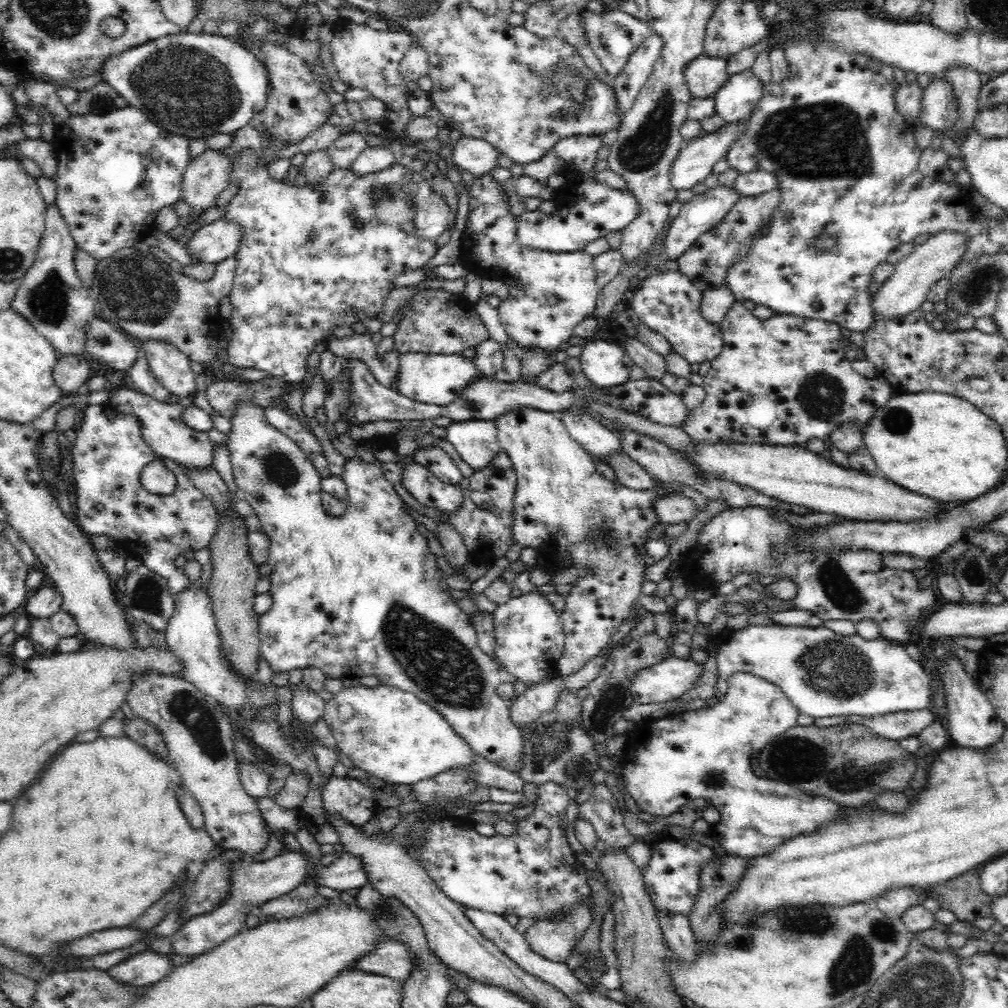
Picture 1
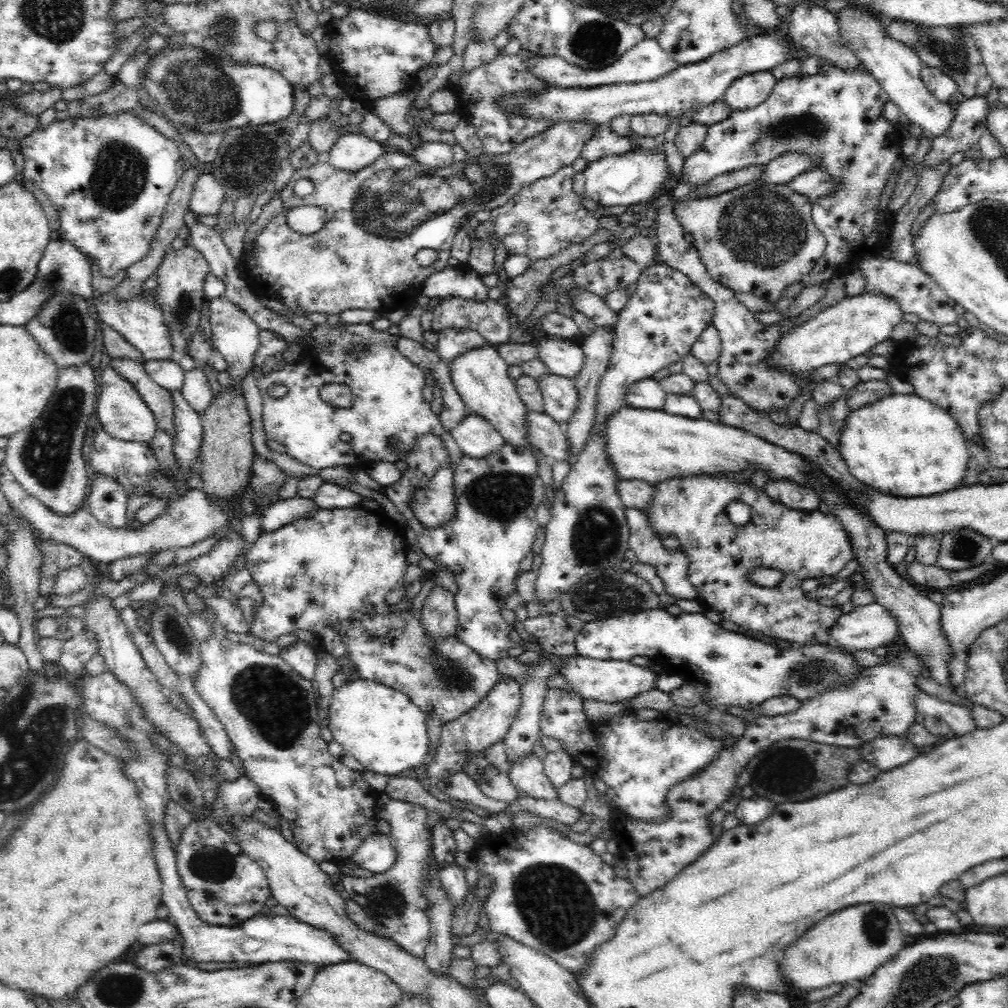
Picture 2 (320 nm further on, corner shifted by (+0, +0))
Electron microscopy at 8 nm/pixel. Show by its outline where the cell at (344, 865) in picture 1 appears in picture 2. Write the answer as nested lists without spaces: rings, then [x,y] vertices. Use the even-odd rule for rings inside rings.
[[[379,832],[367,836],[353,854],[356,866],[366,868],[376,875],[387,871],[396,859],[397,852],[395,852],[395,846],[391,844],[391,836]]]

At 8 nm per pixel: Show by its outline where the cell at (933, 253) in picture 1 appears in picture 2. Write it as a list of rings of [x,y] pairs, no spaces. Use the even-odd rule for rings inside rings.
[[[878,293],[847,296],[835,305],[820,311],[802,326],[782,334],[774,349],[766,354],[764,362],[768,369],[780,373],[816,370],[828,364],[844,365],[854,356],[869,355],[871,348],[890,337],[894,326],[898,326],[905,319],[896,299]]]

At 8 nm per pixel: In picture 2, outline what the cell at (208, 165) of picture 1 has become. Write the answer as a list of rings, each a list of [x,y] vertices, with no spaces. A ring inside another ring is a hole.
[[[201,172],[194,183],[189,210],[203,217],[217,215],[224,200],[224,189],[221,183],[214,178],[214,175]]]

